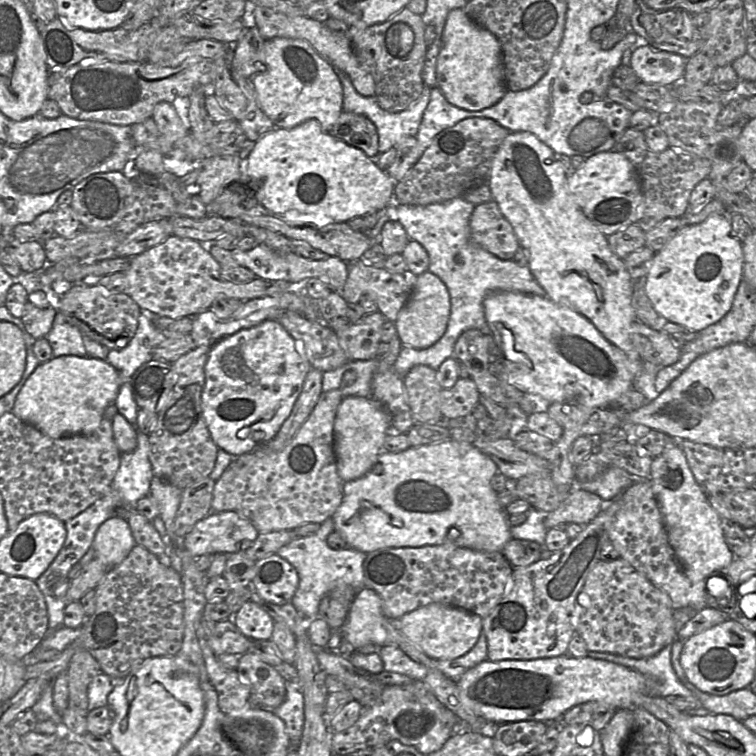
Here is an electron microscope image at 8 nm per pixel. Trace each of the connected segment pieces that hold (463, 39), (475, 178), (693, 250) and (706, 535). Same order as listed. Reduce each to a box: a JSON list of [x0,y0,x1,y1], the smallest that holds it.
[[436,8,507,111],[394,117,510,205],[644,214,743,331],[649,442,734,582]]

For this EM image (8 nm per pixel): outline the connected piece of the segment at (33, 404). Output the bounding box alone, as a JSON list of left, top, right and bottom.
[12,355,123,439]

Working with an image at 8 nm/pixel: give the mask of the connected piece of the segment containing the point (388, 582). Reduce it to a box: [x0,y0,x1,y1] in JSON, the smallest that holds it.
[363,541,513,620]

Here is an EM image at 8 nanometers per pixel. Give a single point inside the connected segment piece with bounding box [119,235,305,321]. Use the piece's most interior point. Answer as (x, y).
(178, 277)

